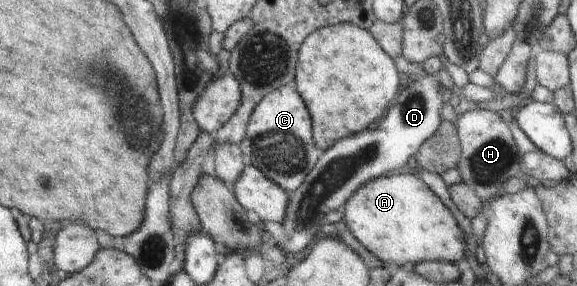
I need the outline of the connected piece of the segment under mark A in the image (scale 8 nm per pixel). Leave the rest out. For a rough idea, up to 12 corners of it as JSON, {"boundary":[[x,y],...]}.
{"boundary":[[411,170],[366,182],[342,211],[384,263],[458,263],[467,246]]}

